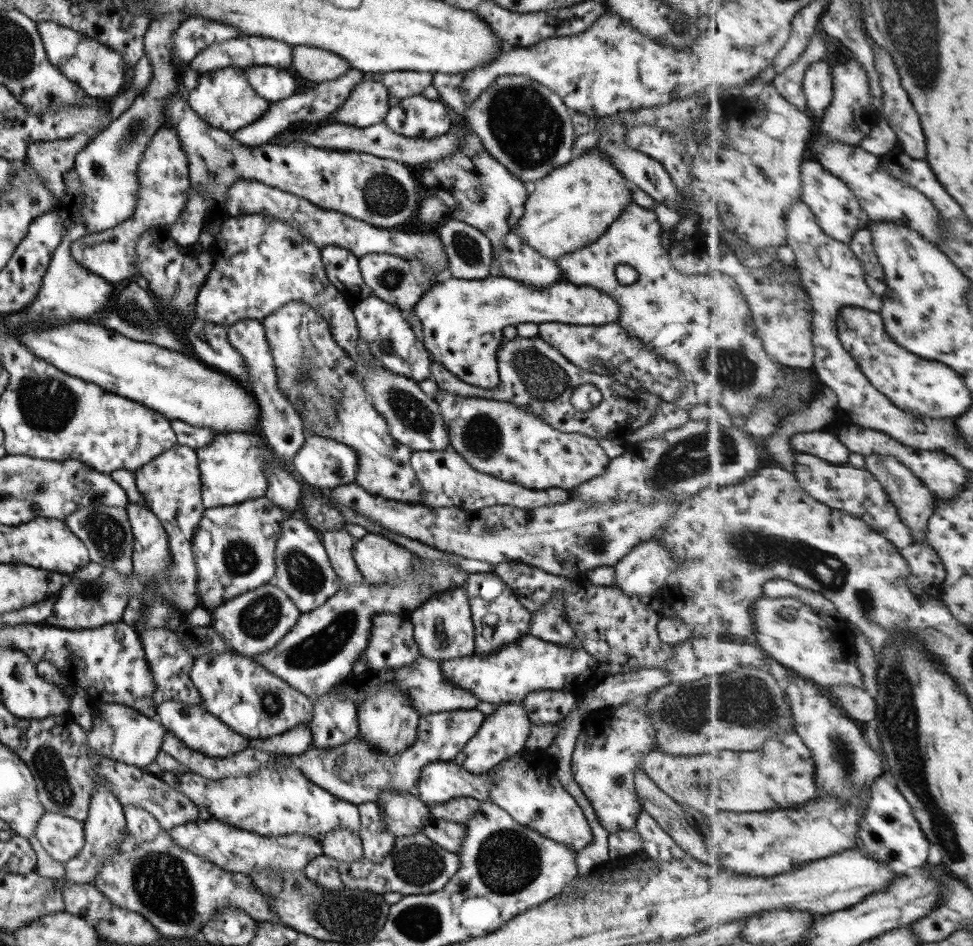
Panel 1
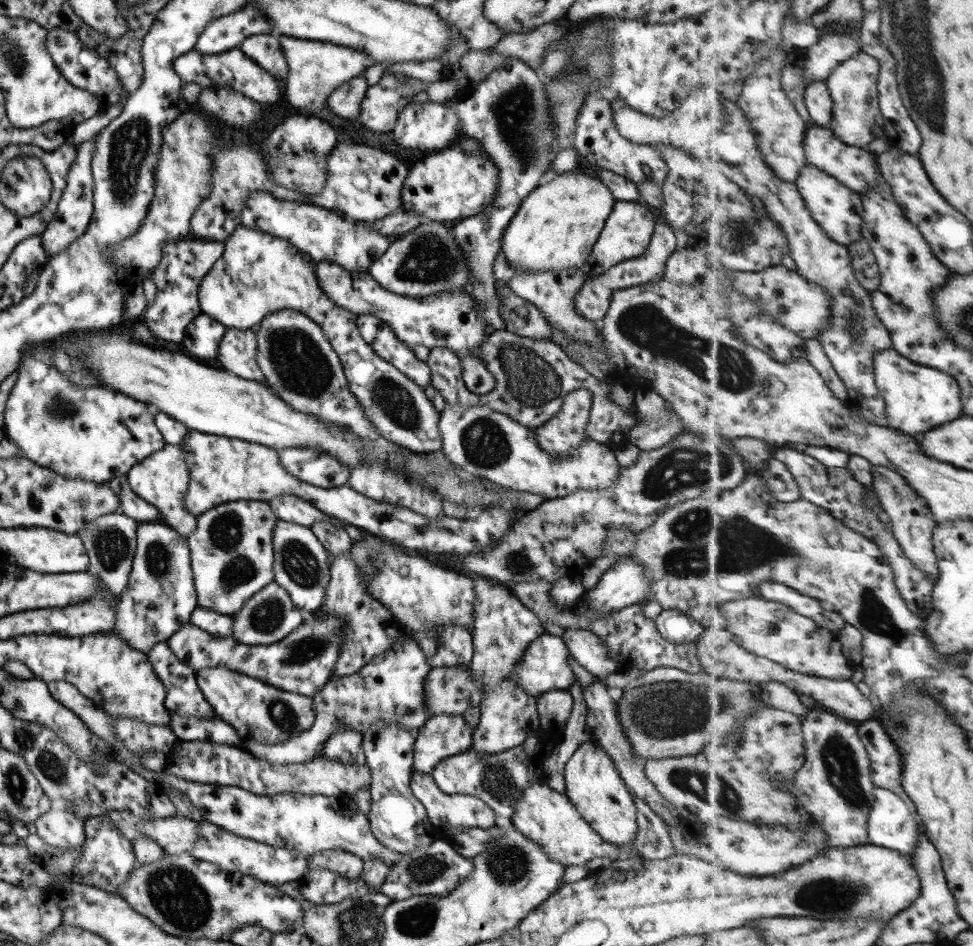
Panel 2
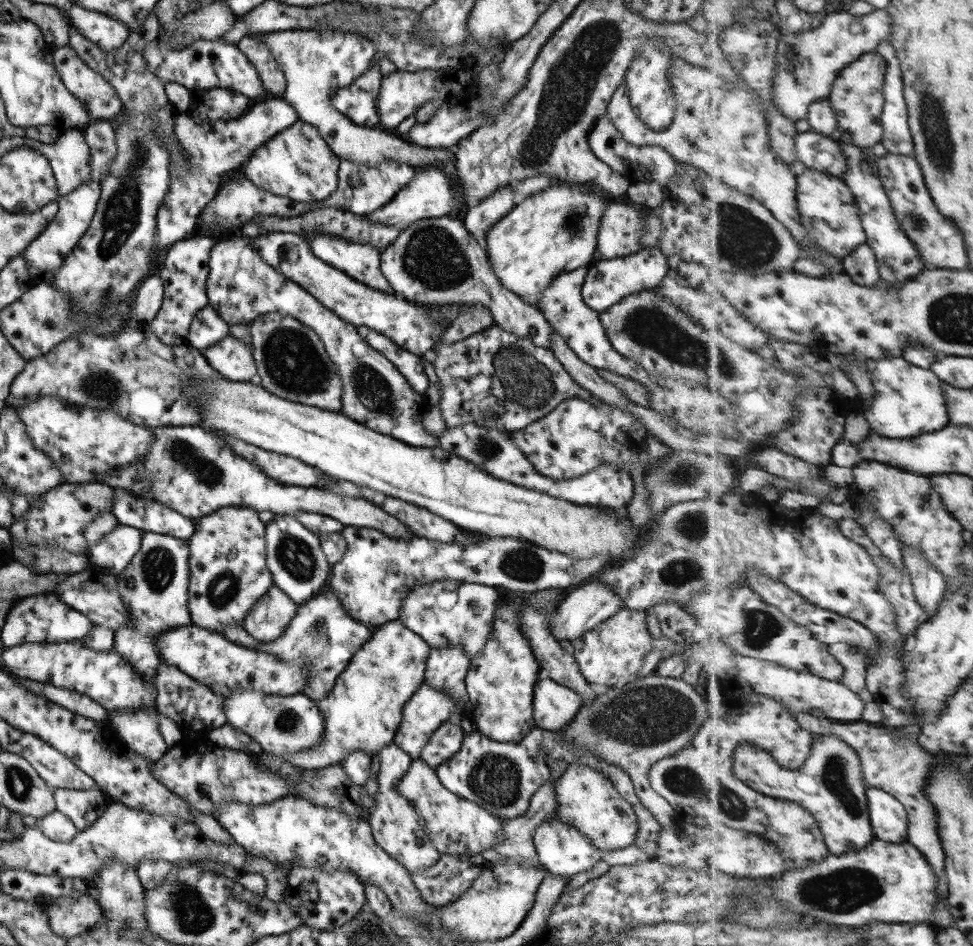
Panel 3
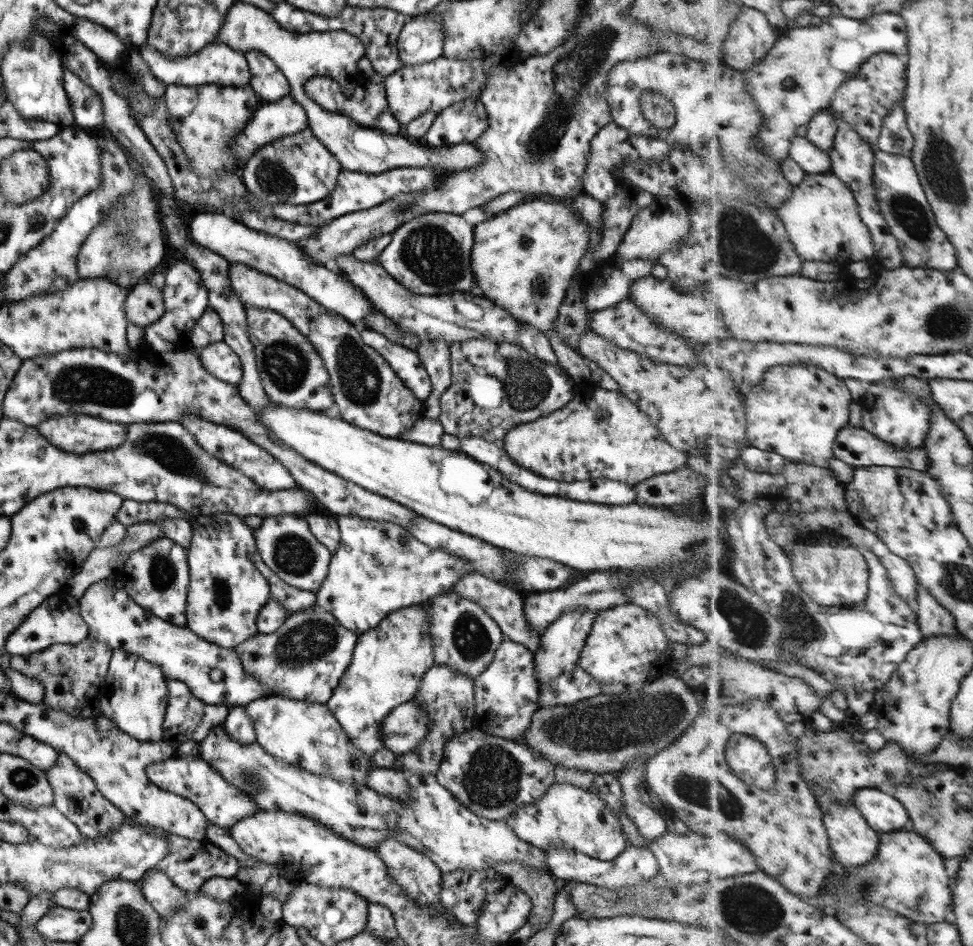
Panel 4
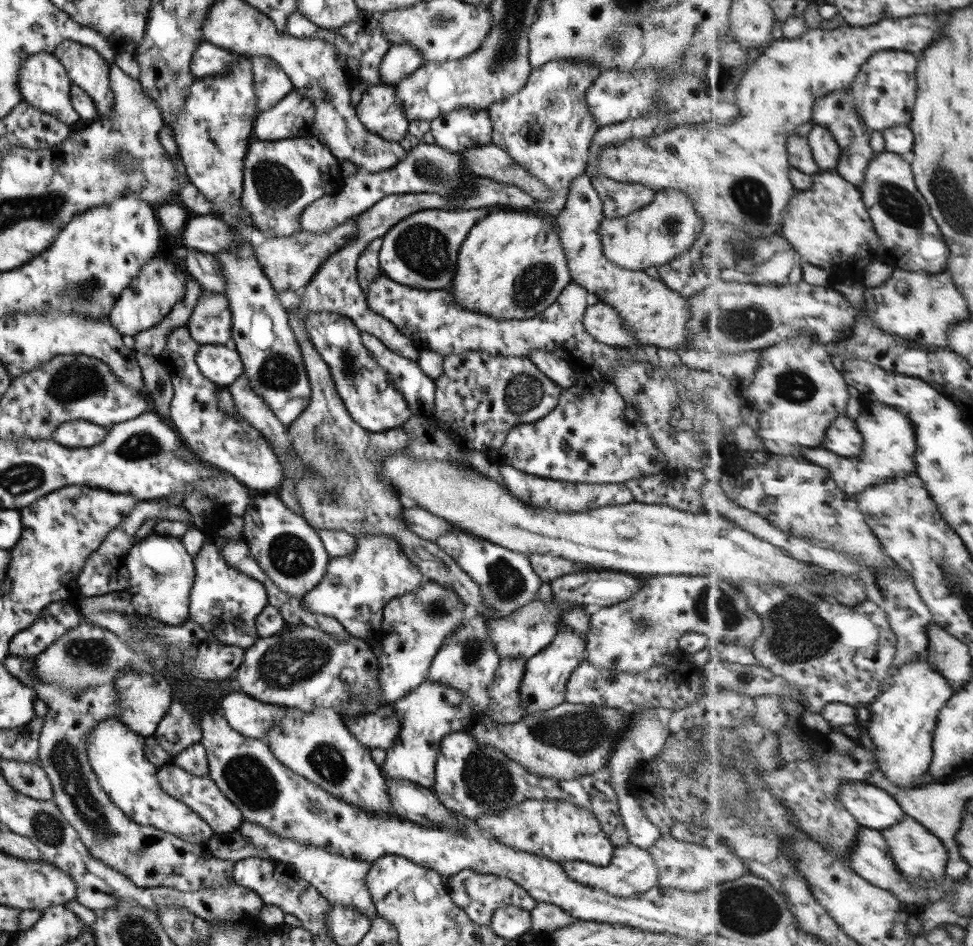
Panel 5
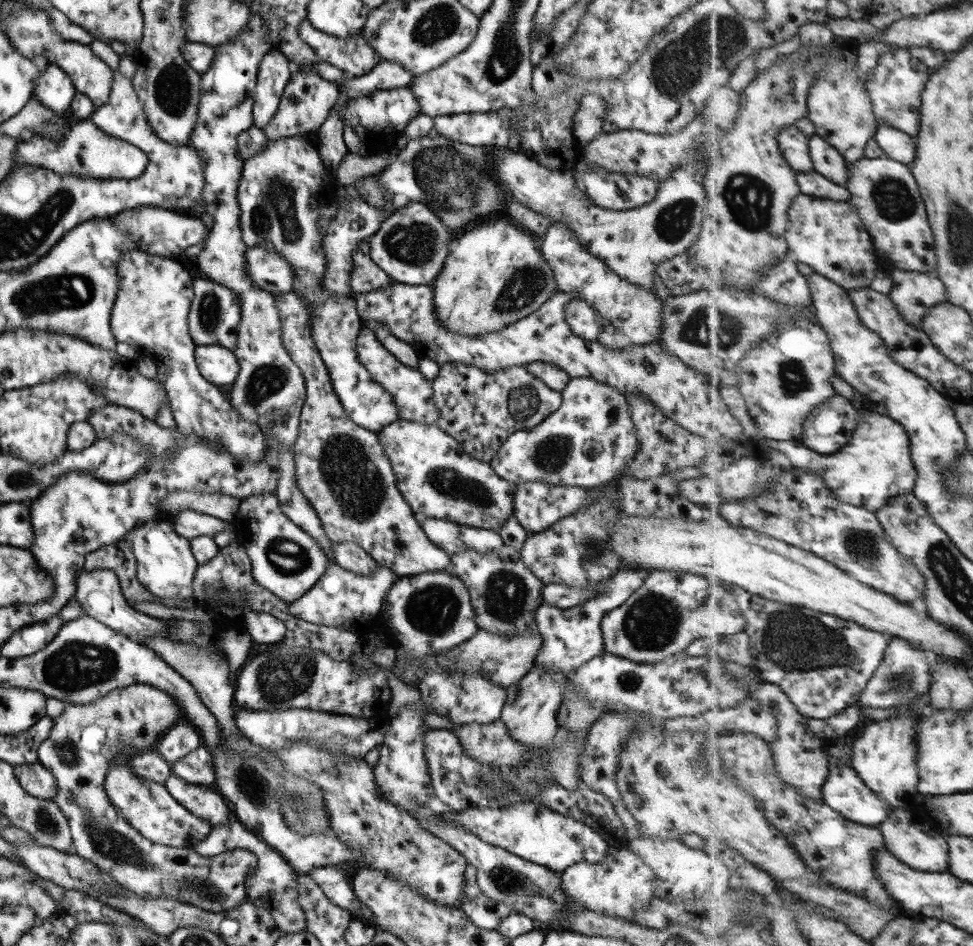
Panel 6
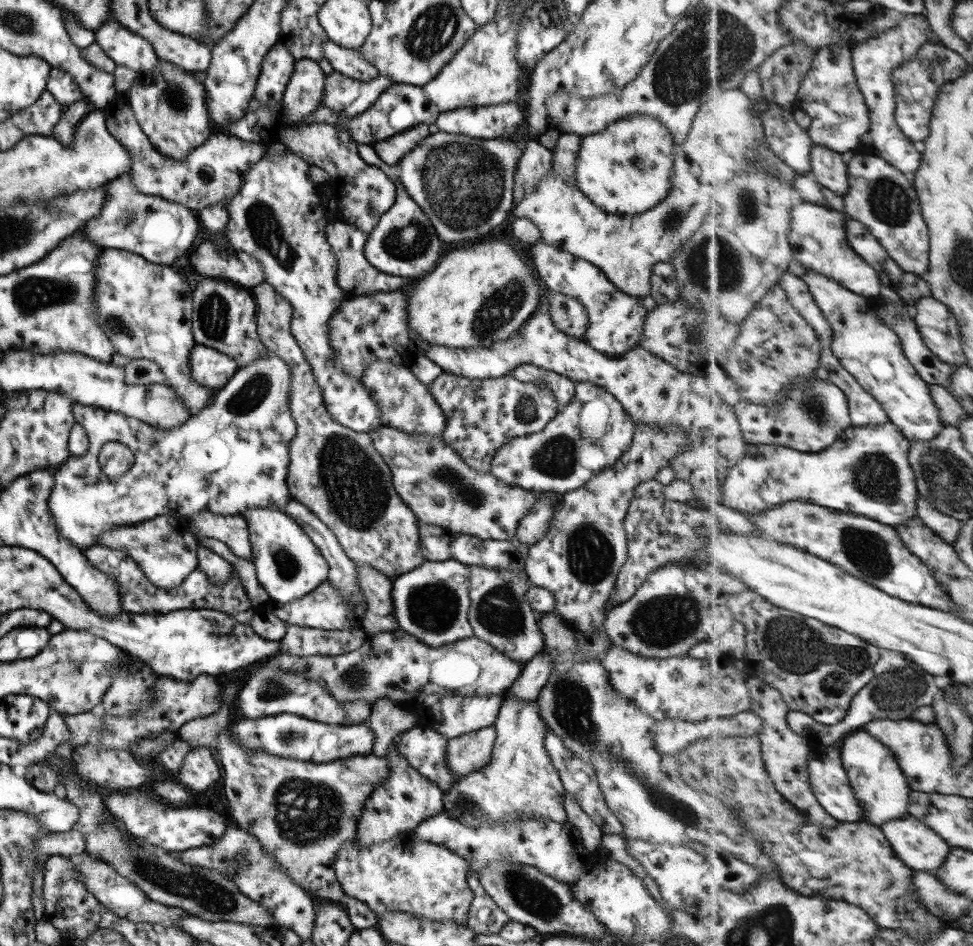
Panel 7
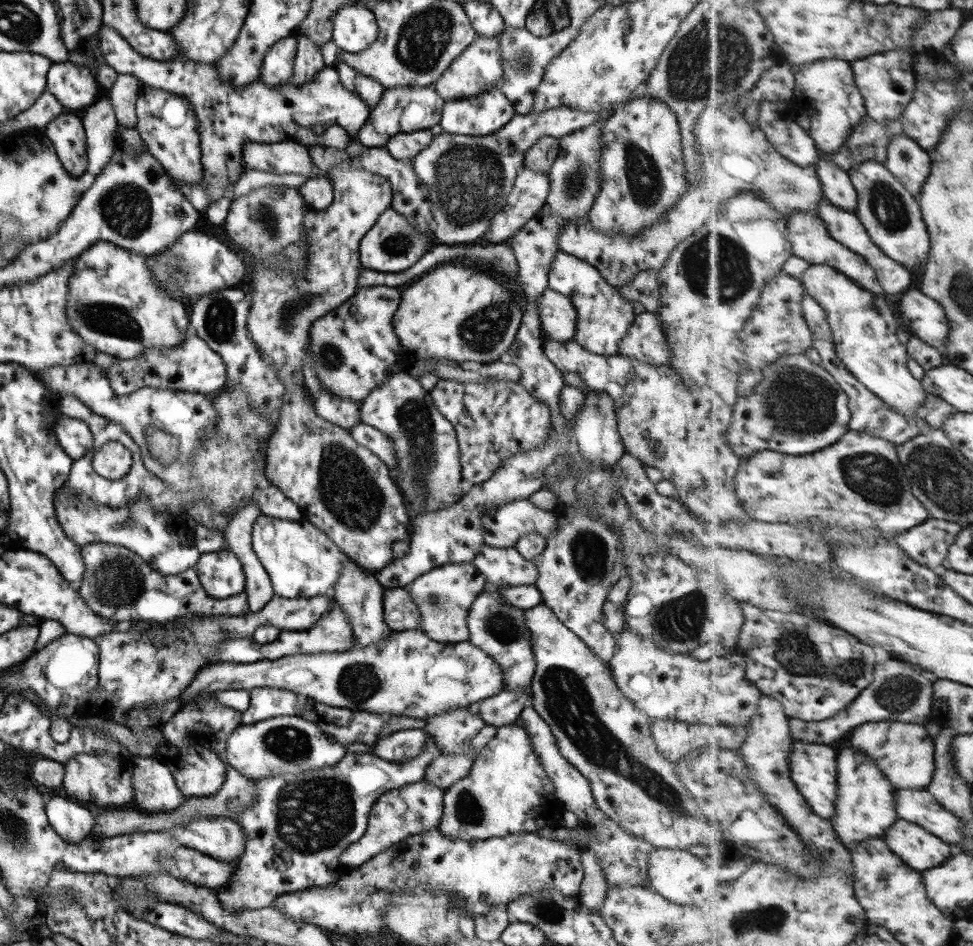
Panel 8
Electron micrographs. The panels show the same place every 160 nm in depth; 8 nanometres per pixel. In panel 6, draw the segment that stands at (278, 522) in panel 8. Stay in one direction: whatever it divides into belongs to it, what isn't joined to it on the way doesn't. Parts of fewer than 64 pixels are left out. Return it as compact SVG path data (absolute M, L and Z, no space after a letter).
M274 494L240 500L232 525L236 541L243 546L250 560L253 580L283 602L290 603L299 599L325 572L329 563L327 557L315 539L311 539L281 512Z

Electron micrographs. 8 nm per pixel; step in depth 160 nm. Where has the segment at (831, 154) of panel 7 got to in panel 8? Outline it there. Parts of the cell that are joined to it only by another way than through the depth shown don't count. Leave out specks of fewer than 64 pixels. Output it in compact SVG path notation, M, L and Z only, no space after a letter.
M819 158L814 166L820 175L826 199L843 210L855 213L860 198L849 172L828 158Z

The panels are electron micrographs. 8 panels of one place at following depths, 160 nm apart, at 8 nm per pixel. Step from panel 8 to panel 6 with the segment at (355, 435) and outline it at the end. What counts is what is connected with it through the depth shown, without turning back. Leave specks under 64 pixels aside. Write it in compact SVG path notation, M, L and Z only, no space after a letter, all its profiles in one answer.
M397 420L377 433L389 459L396 487L415 517L441 518L497 533L512 514L516 485L499 478L491 466L467 455L462 446L435 424Z

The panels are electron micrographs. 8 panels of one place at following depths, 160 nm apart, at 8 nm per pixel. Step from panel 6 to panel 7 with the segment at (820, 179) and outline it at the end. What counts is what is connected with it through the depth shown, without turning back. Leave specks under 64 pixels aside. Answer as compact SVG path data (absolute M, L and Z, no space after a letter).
M798 173L793 186L803 201L819 203L832 207L833 210L845 211L845 197L841 197L826 186L822 186L811 173Z

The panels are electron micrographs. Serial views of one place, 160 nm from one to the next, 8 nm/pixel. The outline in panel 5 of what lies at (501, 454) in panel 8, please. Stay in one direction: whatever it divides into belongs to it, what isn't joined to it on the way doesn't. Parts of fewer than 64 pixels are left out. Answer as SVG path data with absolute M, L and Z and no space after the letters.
M465 350L459 354L447 355L443 358L442 362L442 373L434 380L435 391L434 391L434 409L435 414L432 416L439 422L438 428L451 439L458 447L465 450L474 450L483 455L489 450L498 450L501 445L504 444L504 440L508 431L521 424L530 424L544 418L549 412L552 412L556 408L558 398L561 396L561 389L557 387L552 380L549 380L540 370L535 368L535 365L525 356L491 356L485 351L479 350Z

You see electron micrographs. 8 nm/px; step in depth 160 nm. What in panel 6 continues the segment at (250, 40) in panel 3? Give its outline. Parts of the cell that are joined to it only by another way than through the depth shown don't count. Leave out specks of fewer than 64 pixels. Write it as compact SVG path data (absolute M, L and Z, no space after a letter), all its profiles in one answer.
M271 49L259 61L252 94L252 125L262 129L273 118L279 97L292 75L292 64Z

